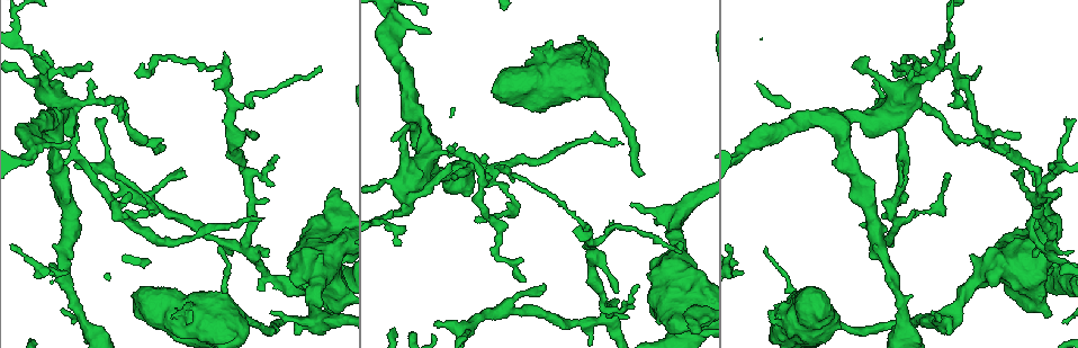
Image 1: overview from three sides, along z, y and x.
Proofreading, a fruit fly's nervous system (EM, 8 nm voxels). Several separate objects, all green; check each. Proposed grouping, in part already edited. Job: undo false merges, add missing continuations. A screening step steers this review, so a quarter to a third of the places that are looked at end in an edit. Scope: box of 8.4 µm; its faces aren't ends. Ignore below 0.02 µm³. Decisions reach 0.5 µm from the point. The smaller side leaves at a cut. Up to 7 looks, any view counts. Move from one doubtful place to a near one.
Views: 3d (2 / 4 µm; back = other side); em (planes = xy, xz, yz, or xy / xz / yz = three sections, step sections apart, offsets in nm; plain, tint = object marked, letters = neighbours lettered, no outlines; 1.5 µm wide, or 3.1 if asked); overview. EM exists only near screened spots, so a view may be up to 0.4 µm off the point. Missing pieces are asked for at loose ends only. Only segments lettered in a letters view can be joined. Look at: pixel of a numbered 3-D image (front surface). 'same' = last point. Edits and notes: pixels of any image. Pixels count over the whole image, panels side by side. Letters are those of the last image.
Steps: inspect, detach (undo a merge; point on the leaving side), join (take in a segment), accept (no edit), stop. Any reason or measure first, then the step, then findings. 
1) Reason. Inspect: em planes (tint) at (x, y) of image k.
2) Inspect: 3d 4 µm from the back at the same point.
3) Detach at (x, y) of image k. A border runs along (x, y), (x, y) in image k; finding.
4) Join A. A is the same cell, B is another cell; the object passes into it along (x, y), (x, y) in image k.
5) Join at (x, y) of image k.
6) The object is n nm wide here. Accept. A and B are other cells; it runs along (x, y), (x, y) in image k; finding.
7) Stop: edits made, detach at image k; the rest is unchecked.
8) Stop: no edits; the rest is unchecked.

Branch stops here. Inspect: 3d 2 µm at (320, 66) of image 1.

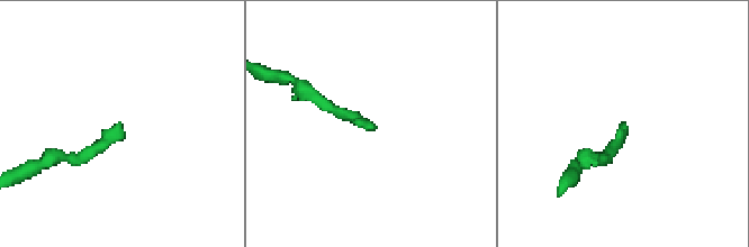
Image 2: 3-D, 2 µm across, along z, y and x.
Now the EM. Inspect: em planes (tint) at (627, 126) of image 2.

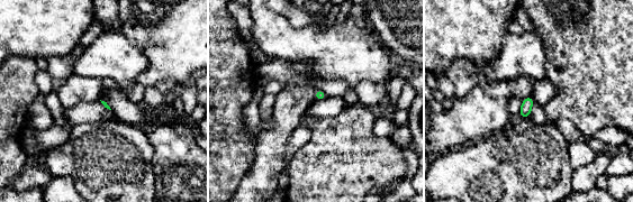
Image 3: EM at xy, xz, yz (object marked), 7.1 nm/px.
What lies round it. Inspect: em planes (letters) at the same point.

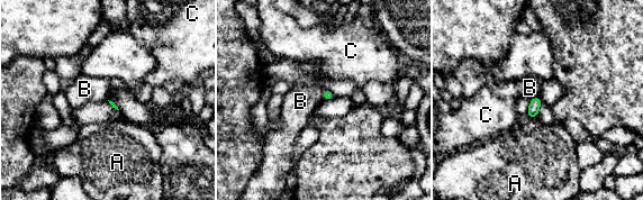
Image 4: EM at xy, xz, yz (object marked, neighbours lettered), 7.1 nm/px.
The longest contact is with B, 80 nm. Accept. A, B and C are other cells; none of them fits.

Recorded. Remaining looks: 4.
Narrows sharply. Inspect: em yz step 8 (tint) at (409, 198) of image 1.

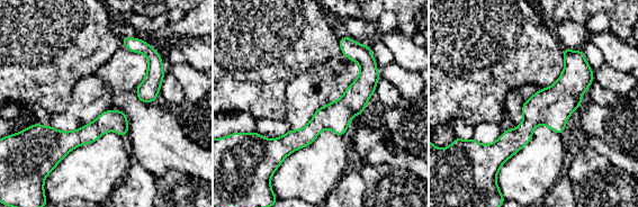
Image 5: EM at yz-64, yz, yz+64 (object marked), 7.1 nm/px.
Inspect: em planes (letters) at the same point.

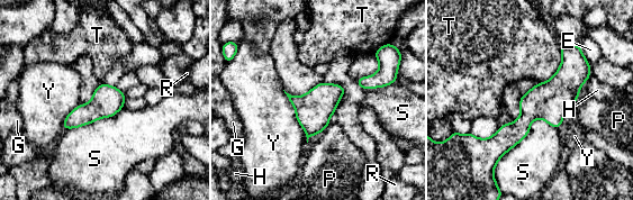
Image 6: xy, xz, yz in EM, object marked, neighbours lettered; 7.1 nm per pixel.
The object is 220 nm wide here; the longest contact is with S, 550 nm. Accept. E, G, H, P, R, S, T and Y are other cells; one neuron here.

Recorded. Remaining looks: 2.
Three arms meet. Inspect: 3d 2 µm from the back at (607, 319) of image 1.

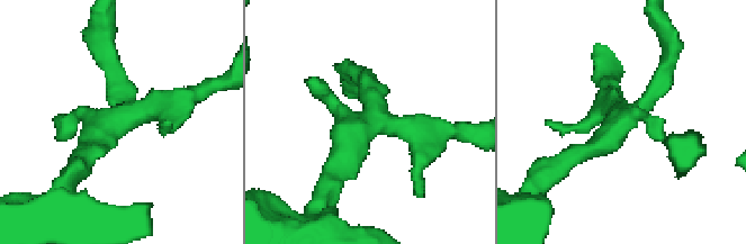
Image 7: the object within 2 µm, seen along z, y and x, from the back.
Need the tissue. Inspect: em planes (letters) at (622, 122) of image 7.

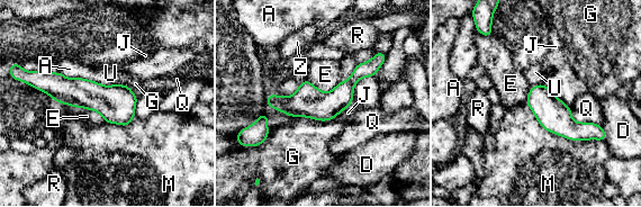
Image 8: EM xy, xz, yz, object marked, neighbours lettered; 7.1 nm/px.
Accept. A, D, E, G, J, M, Q, R, U and Z are other cells; it runs along (378, 61), (328, 104), (270, 104) in image 8; all the same neuron.

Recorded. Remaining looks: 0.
Stop: no edits; the rest is unchecked.

